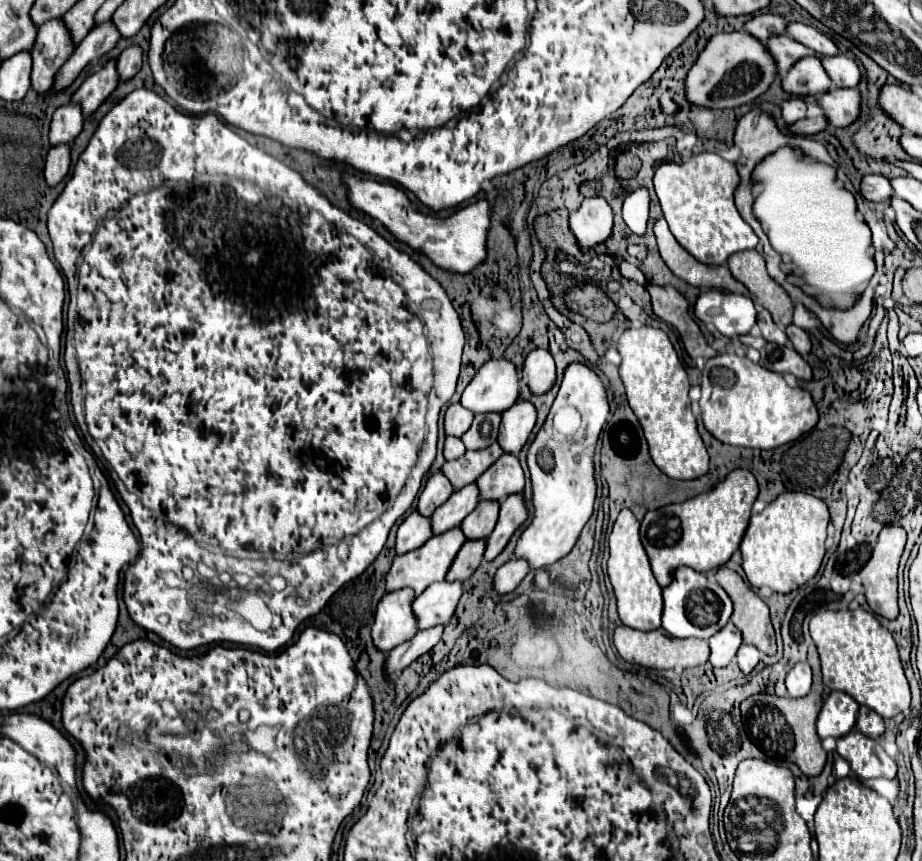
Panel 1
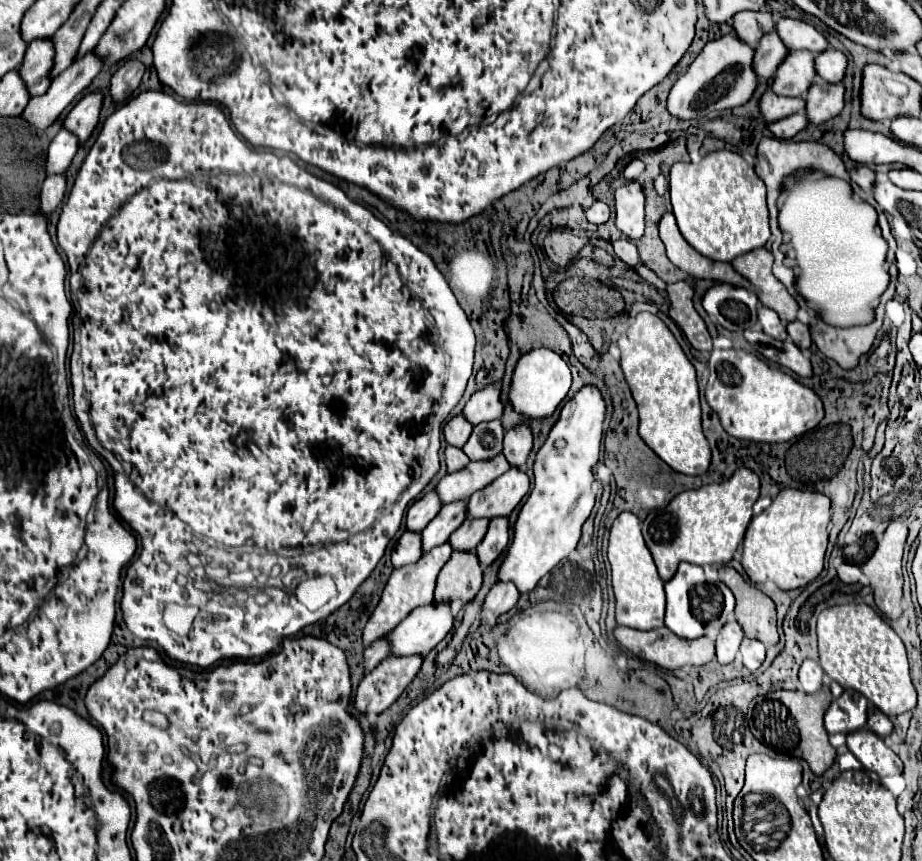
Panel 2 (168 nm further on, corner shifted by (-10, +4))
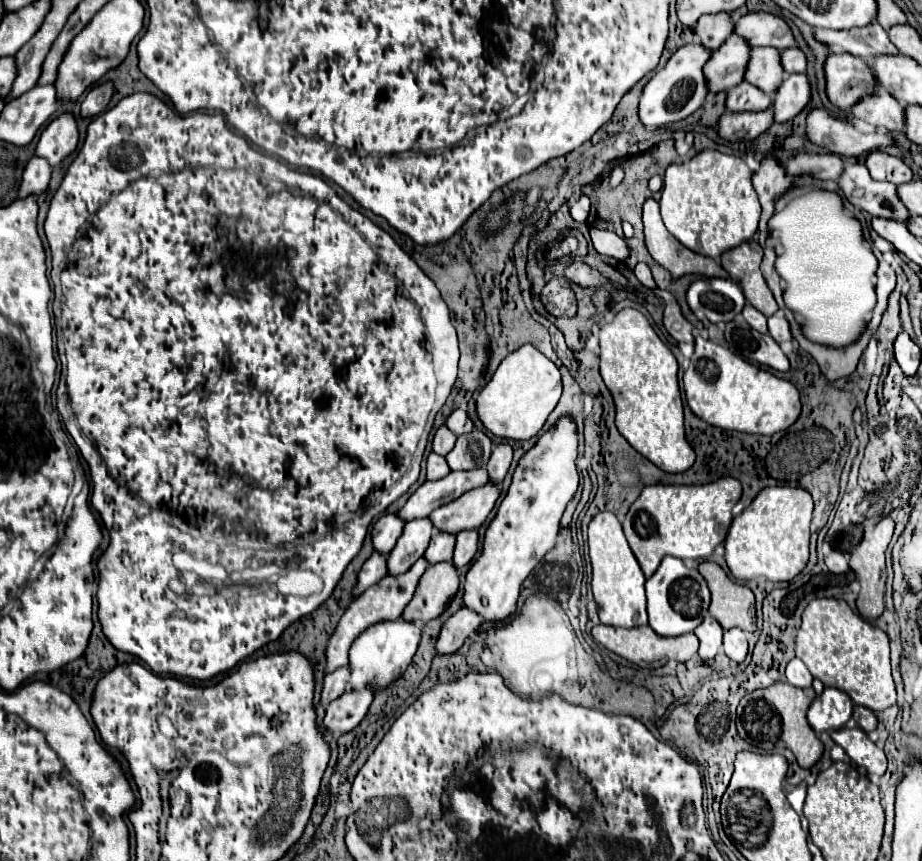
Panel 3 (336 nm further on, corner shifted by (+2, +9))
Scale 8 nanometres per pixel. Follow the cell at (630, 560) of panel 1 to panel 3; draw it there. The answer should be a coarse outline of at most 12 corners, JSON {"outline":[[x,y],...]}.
{"outline":[[617,515],[589,523],[601,623],[647,625],[645,575]]}

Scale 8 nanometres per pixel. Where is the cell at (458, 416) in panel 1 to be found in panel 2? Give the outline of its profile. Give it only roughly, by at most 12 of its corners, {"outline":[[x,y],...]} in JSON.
{"outline":[[463,414],[445,424],[443,434],[449,446],[461,448],[473,426]]}

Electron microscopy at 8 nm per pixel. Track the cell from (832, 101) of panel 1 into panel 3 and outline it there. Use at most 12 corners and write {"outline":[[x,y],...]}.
{"outline":[[787,75],[775,93],[775,123],[811,101],[807,75]]}

